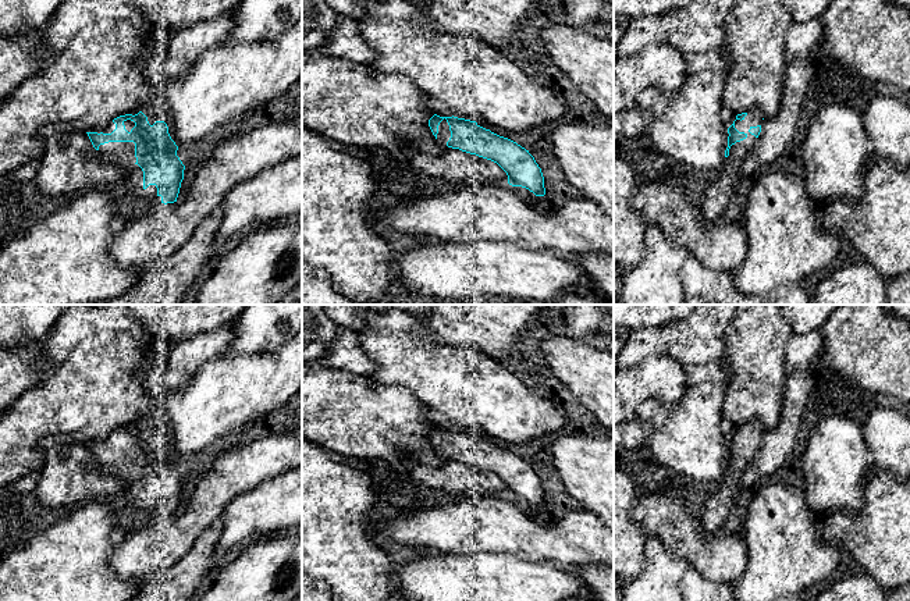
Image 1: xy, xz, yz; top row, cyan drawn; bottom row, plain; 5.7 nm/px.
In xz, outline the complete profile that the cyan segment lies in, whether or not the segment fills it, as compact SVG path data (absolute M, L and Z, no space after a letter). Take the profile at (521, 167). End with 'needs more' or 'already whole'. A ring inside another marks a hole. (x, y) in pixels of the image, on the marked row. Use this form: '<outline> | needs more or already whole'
M434 114L429 127L440 145L497 163L508 175L508 184L544 196L544 177L534 157L516 142L480 127L476 121Z | needs more

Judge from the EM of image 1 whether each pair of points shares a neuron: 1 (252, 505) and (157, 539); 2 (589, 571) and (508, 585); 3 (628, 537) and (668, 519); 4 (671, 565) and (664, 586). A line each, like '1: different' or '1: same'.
1: different
2: different
3: different
4: same

